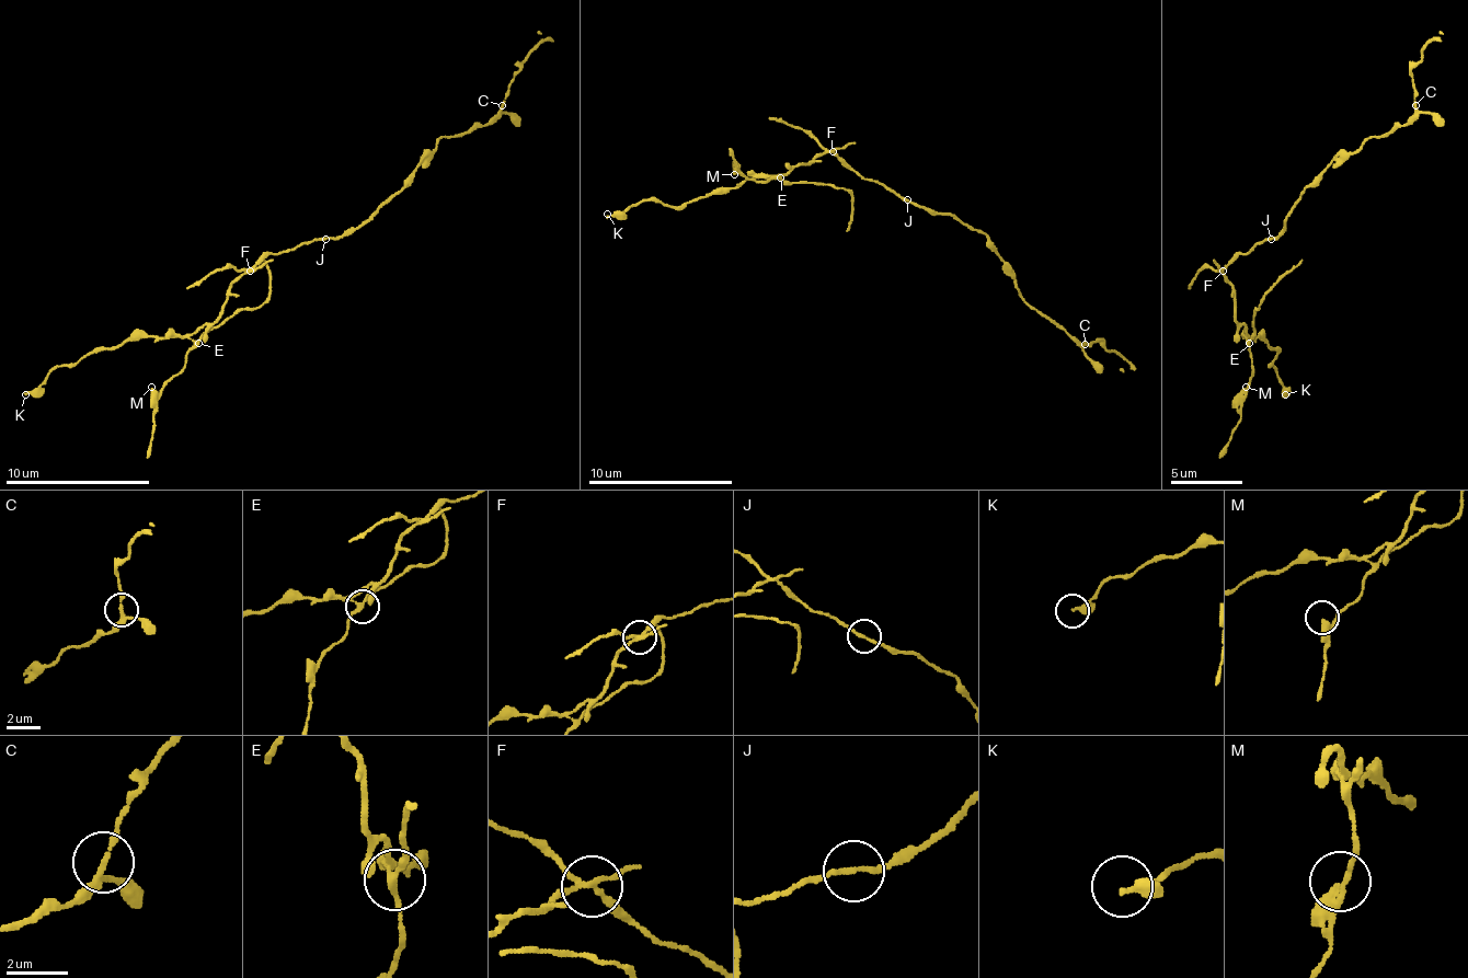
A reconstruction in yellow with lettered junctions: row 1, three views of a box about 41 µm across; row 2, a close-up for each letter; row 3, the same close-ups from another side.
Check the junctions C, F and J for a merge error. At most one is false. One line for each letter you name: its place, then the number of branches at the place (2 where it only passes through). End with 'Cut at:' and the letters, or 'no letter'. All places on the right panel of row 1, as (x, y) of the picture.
F: Place: (1223, 271). Branches: 4
Cut at: F

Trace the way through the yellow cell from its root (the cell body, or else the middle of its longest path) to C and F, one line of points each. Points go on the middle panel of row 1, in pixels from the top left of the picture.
C: (904, 199), (940, 214), (954, 214), (965, 225), (979, 229), (1005, 261), (1005, 272), (1019, 294), (1085, 344)
F: (904, 199), (882, 185), (860, 177), (832, 152)

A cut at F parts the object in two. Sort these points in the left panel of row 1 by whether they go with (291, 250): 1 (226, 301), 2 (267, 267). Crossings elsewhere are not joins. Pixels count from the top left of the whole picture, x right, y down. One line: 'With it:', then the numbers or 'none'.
With it: none

